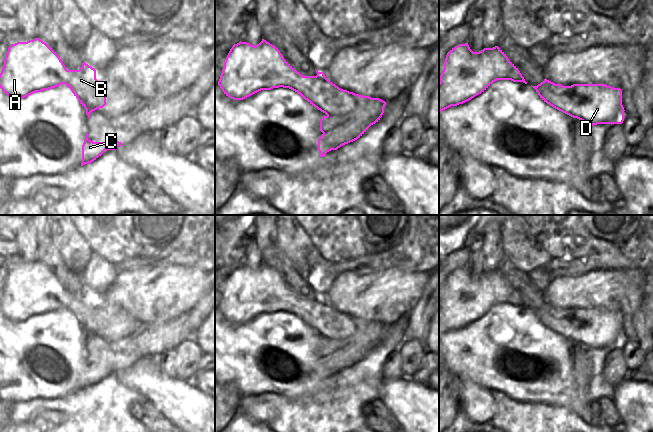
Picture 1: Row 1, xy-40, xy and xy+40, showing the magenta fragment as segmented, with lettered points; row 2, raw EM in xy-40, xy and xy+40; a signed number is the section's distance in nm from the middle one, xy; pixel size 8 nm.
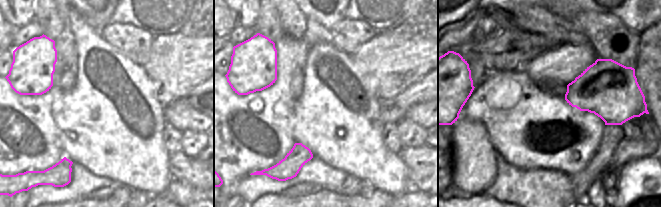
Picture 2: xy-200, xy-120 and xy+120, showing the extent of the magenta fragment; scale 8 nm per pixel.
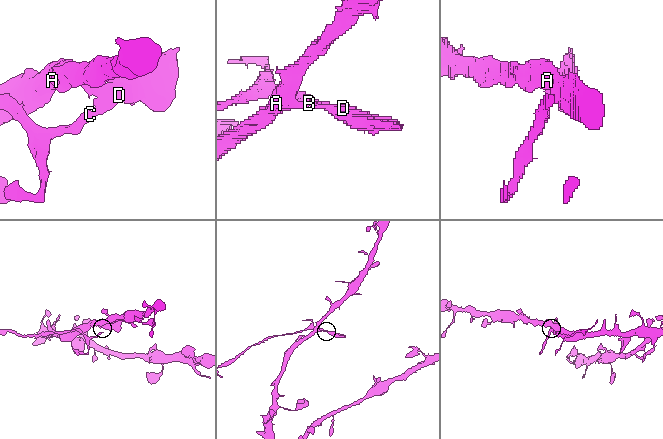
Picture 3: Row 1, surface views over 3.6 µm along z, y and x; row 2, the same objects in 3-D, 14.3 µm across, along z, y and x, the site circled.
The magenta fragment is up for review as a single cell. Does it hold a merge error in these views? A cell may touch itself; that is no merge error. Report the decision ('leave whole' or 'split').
split

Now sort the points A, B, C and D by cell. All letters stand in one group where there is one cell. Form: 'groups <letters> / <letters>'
groups A B D / C

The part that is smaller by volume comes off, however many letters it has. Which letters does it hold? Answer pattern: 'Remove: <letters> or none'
Remove: C.

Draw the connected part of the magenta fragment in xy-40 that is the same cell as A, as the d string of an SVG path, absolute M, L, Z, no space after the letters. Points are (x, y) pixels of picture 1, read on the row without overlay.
M39 262L11 268L0 297L0 312L13 324L21 324L35 316L65 308L86 333L86 339L106 329L106 317L98 313L96 294L82 287L79 294L67 294L58 278Z

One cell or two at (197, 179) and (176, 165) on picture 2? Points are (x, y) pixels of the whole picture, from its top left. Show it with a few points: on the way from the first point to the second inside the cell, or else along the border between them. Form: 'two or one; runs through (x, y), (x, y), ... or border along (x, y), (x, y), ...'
one; runs through (192, 174), (186, 168), (181, 167)

